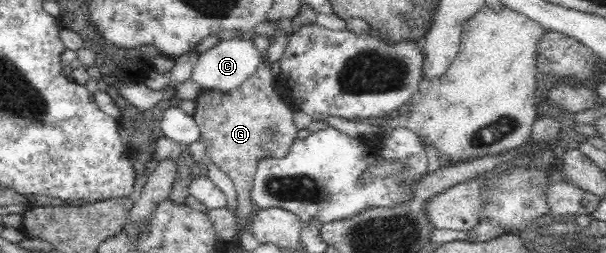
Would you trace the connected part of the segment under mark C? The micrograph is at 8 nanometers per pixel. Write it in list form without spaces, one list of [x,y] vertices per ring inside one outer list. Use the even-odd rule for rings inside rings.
[[[240,35],[231,39],[220,39],[220,42],[212,49],[199,55],[197,63],[192,71],[192,79],[206,90],[218,90],[229,92],[237,89],[247,78],[250,78],[259,67],[263,57],[255,48],[253,40],[245,40]]]

